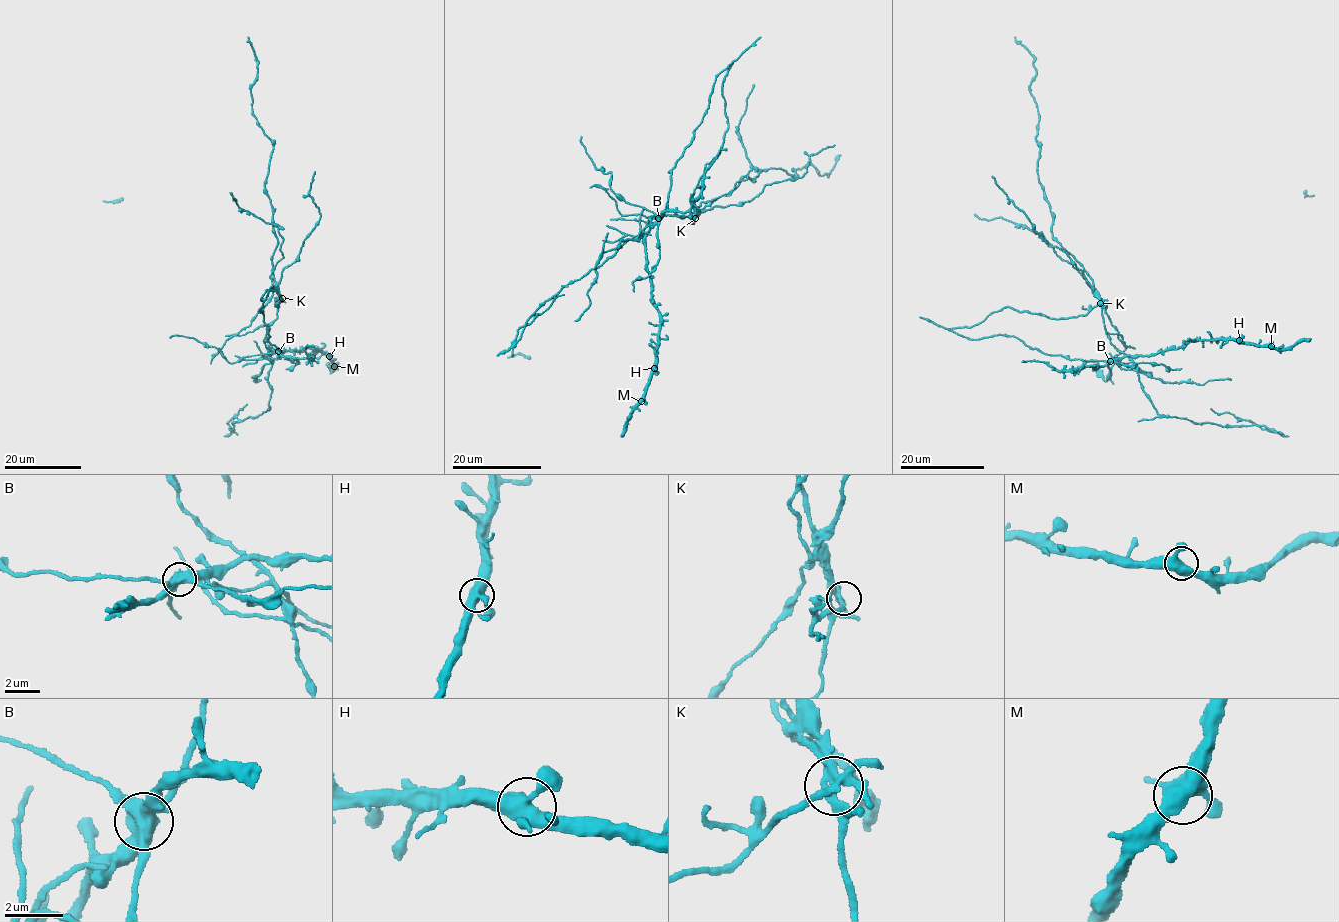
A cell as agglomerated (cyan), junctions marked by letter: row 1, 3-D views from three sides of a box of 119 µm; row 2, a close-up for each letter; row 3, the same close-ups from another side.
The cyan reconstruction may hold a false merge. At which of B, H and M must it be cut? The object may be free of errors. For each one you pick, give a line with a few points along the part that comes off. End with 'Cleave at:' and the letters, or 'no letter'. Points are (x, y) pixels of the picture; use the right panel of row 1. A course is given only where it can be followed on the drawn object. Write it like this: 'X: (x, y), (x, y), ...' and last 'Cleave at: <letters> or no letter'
Cleave at: B

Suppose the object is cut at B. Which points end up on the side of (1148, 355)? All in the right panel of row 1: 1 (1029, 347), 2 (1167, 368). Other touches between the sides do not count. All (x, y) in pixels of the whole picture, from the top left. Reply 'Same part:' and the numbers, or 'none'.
Same part: none

